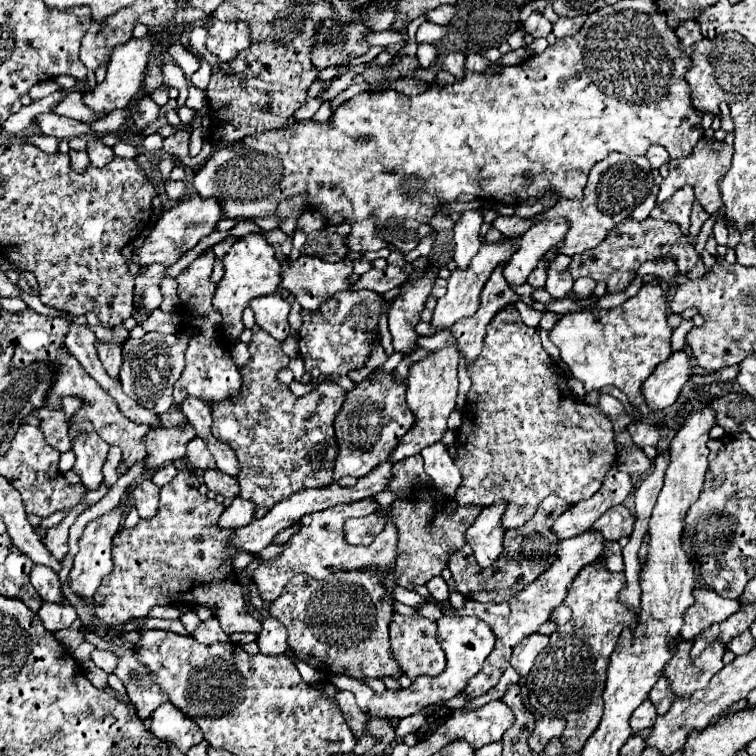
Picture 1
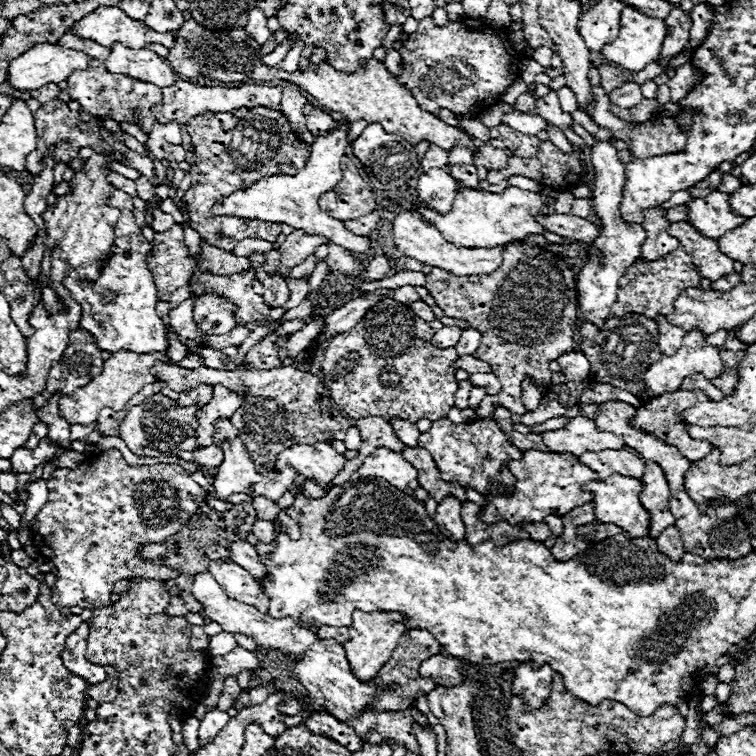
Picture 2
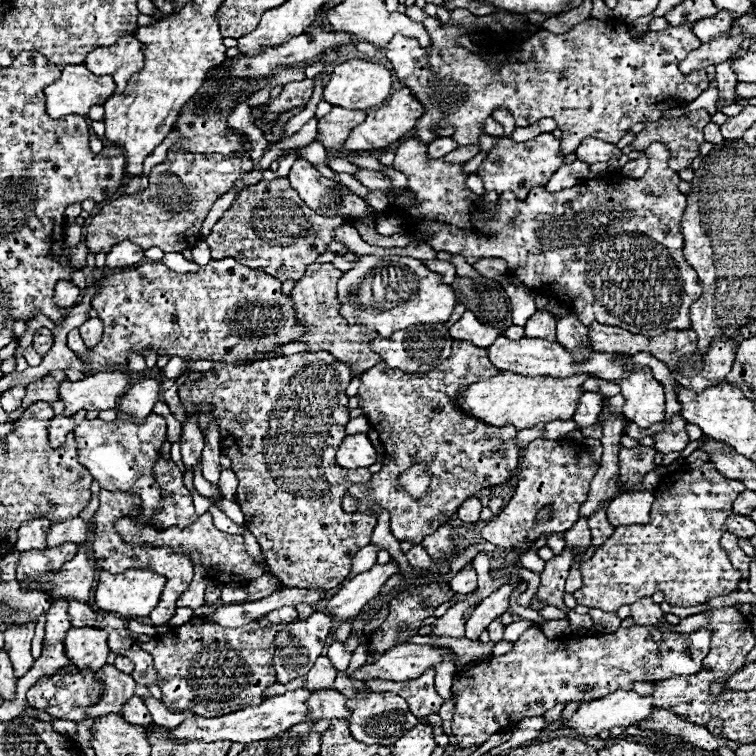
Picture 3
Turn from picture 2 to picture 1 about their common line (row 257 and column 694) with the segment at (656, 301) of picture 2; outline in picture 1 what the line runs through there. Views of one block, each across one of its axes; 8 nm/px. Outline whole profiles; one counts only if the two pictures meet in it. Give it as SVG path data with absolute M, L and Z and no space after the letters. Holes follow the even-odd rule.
M678 636L676 644L676 656L672 656L668 666L664 668L664 676L670 680L670 686L676 696L690 696L694 690L704 688L712 680L712 676L724 668L724 646L720 642L714 642L696 660L692 660L692 642L684 642L681 636Z

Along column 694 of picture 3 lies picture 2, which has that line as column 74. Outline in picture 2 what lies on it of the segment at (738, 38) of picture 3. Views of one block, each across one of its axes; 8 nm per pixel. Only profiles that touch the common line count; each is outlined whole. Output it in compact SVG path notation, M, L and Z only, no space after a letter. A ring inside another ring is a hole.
M36 44L8 68L8 80L14 88L36 90L50 82L66 80L74 70L88 66L88 54L60 48L58 44Z

